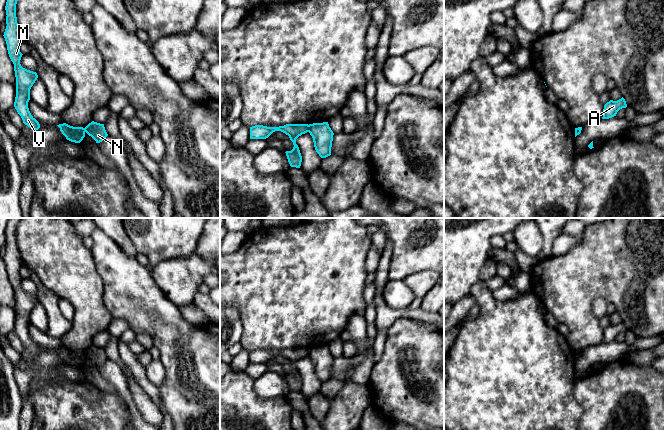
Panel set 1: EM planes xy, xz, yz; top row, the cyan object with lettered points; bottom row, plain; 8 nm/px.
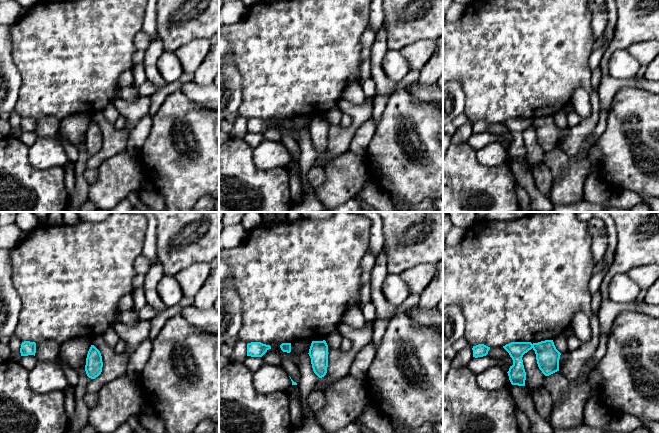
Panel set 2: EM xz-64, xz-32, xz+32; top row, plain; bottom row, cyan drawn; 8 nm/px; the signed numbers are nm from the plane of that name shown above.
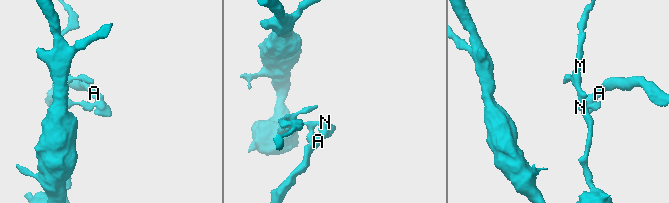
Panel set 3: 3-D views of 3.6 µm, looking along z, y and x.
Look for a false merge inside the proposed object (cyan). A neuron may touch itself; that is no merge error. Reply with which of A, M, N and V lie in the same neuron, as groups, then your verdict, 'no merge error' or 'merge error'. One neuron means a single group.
A N / M V | merge error

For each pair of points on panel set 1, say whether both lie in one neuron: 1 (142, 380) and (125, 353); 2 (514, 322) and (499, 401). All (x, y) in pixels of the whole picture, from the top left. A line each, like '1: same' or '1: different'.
1: same
2: same

